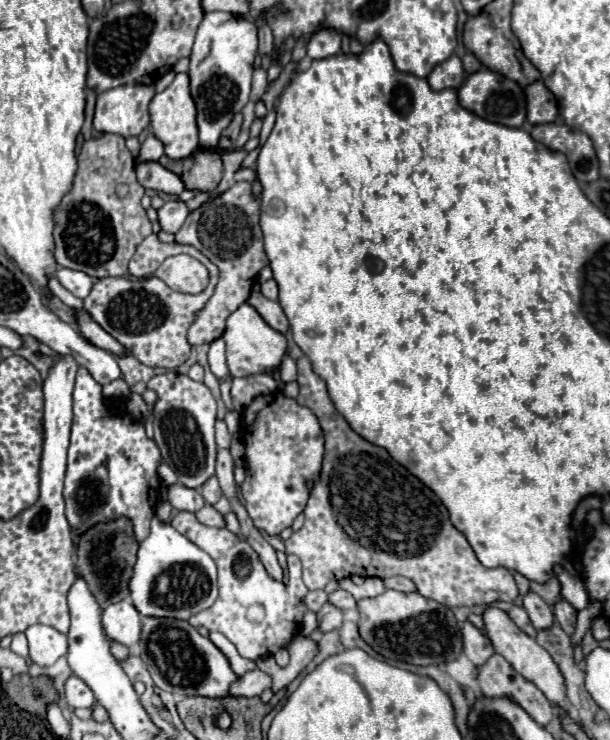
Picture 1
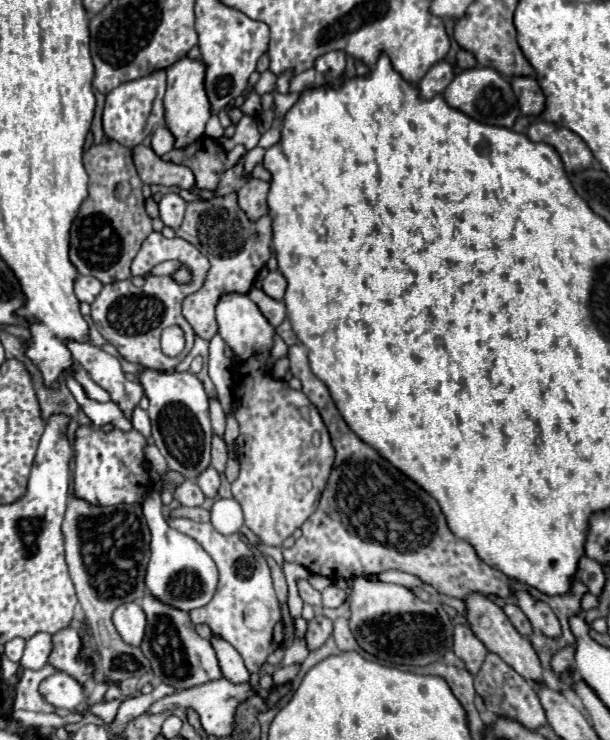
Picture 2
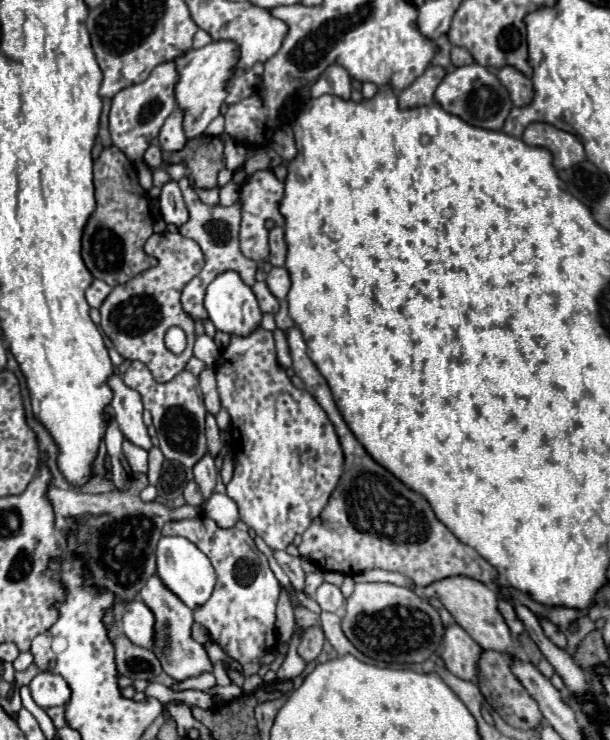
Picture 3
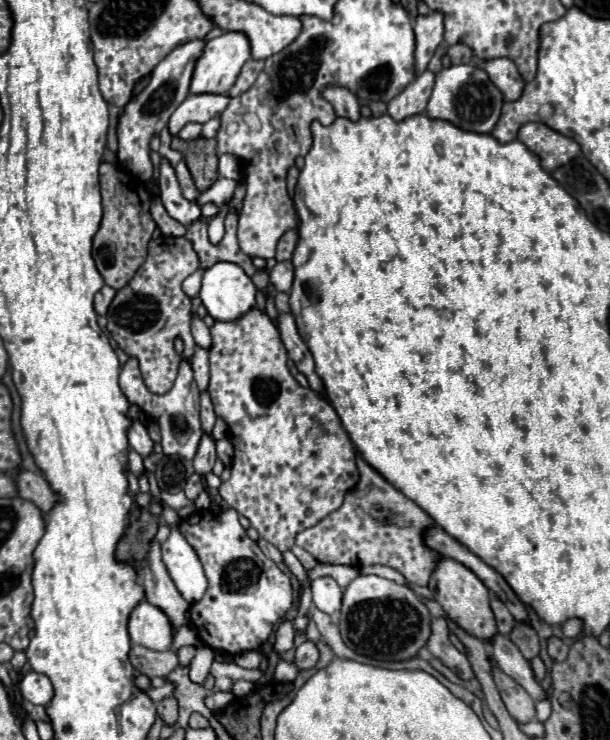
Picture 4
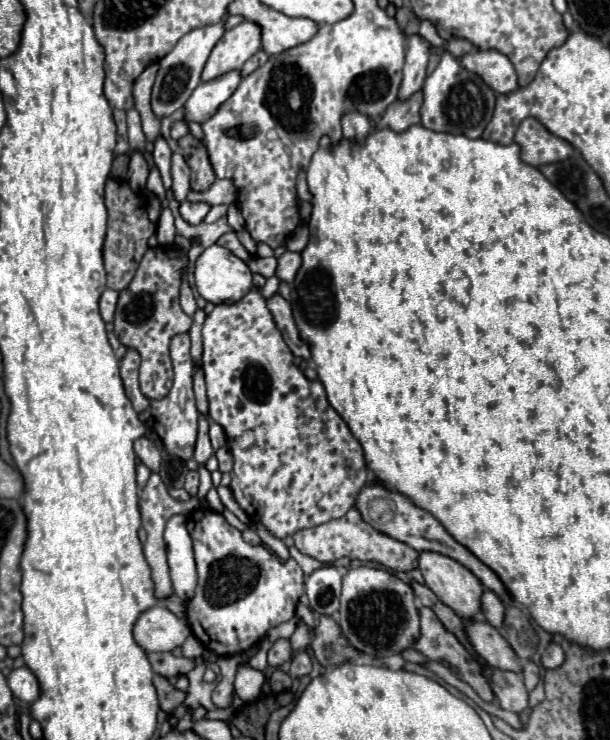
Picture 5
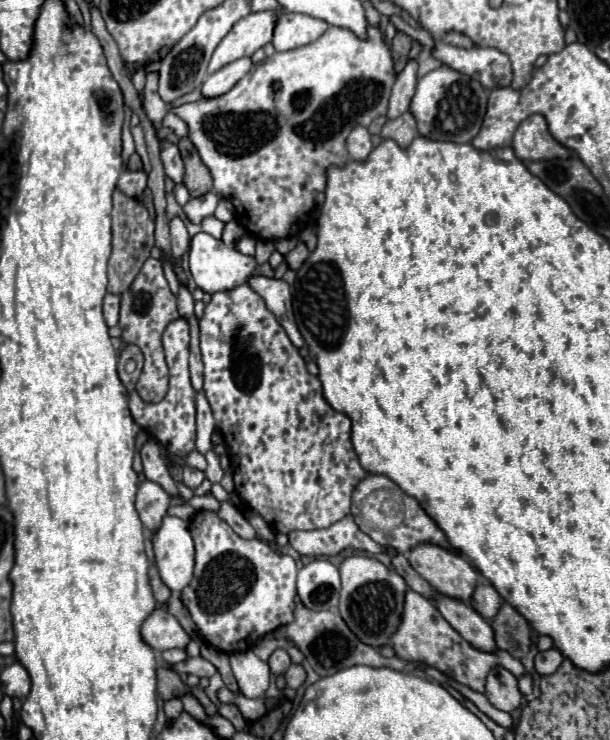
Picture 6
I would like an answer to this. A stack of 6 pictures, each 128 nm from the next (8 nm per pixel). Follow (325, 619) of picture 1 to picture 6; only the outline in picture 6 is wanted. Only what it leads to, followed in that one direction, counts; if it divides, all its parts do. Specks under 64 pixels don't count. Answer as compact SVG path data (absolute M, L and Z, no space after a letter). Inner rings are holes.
M290 664L290 668L284 672L286 682L290 688L298 688L306 680L306 670L302 664Z

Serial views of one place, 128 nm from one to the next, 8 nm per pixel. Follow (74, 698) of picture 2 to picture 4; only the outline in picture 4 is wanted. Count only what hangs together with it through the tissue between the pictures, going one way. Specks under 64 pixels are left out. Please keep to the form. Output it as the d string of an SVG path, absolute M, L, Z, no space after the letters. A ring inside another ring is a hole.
M38 672L24 674L24 678L18 684L18 688L20 688L24 700L28 700L32 704L46 706L54 696L54 688L52 688L50 678L44 676L44 674L38 674Z

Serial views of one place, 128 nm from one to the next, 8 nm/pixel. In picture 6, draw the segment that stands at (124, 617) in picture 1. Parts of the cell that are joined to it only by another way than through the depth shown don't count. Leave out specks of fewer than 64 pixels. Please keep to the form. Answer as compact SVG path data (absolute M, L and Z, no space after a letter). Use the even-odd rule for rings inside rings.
M156 608L142 624L140 628L142 640L158 652L170 650L170 648L186 648L190 642L190 636L184 632L180 622L164 608Z

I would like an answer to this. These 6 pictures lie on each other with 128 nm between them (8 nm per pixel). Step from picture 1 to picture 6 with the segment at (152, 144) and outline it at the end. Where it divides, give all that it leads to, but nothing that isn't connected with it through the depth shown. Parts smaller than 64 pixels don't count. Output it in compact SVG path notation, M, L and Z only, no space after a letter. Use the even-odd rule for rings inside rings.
M240 58L240 60L236 60L228 66L224 66L222 70L210 74L200 88L202 98L218 98L218 96L226 94L228 90L232 90L232 86L242 76L246 76L250 72L250 68L252 68L252 60L250 58Z

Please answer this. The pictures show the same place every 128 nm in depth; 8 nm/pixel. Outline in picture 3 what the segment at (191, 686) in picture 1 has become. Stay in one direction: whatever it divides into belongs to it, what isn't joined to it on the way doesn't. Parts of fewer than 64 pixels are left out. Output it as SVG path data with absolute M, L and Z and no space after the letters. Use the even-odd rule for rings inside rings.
M154 574L148 584L142 588L140 592L144 604L152 610L154 614L154 644L152 644L152 652L156 654L156 658L162 664L162 670L172 676L174 680L186 680L190 676L200 676L204 672L212 672L214 664L208 658L208 652L202 644L198 644L192 638L192 610L178 598L172 596L172 592L168 592L168 588L164 588L164 584L160 584L160 578Z

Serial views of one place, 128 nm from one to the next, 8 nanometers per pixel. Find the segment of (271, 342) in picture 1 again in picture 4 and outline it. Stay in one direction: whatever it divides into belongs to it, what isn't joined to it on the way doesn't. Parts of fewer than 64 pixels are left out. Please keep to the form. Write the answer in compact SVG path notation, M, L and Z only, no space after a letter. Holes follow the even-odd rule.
M220 262L208 268L202 278L200 300L208 314L218 322L242 318L256 306L256 290L246 272L230 262Z

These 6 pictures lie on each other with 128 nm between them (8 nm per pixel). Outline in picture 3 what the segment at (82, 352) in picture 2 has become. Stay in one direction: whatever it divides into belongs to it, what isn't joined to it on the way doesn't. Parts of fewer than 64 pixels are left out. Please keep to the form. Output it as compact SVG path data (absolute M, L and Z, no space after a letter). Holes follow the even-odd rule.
M112 372L106 380L106 384L110 386L112 390L112 408L116 412L116 418L118 418L118 426L122 430L122 434L136 446L144 448L144 450L150 450L152 448L152 440L146 432L146 426L142 422L142 398L140 394L126 386L124 380Z

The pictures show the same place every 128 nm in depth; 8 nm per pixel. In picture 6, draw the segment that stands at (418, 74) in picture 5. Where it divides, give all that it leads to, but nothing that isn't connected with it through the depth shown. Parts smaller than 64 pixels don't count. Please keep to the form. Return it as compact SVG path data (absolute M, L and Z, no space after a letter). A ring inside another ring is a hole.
M408 60L408 64L398 74L396 84L392 88L388 118L396 118L396 116L404 114L410 108L410 100L412 100L412 96L416 92L416 84L418 84L418 62Z

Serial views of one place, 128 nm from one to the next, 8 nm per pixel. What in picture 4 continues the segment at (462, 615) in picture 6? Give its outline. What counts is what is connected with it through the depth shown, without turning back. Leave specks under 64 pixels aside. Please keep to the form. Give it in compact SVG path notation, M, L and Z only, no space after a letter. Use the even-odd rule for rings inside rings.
M496 634L492 640L492 648L494 648L492 658L496 660L496 664L500 664L500 668L508 672L508 676L512 676L536 702L546 698L546 690L534 678L530 662L524 660L524 656L516 648L516 644L512 644L512 640L508 640L502 634Z

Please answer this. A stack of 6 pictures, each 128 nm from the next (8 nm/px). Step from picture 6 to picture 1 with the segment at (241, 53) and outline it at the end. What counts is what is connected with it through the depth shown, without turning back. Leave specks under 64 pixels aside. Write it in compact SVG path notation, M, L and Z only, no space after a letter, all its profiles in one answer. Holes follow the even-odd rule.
M176 74L174 82L160 94L156 94L150 102L150 128L152 134L164 144L164 154L168 158L186 158L198 150L196 136L196 106L192 104L192 96L188 92L188 74Z

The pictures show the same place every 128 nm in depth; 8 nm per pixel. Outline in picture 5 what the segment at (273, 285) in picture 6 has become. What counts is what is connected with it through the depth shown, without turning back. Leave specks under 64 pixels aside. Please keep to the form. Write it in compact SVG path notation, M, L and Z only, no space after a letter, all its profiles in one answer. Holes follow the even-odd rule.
M276 294L274 298L268 300L268 310L272 312L274 322L276 322L278 330L282 332L282 338L284 338L284 342L288 344L290 352L292 352L294 356L300 356L300 358L308 360L308 358L310 358L310 348L308 348L308 344L304 344L304 342L300 340L300 336L298 336L298 328L296 328L296 324L294 324L294 316L292 316L290 304L288 304L280 294Z

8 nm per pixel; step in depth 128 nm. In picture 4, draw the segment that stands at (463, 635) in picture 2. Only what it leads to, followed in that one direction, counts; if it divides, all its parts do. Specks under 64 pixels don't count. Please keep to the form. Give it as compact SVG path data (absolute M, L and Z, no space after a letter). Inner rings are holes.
M434 618L432 620L432 636L428 640L426 646L444 666L448 666L450 670L460 670L460 678L462 680L470 680L474 676L470 662L466 658L466 654L462 654L450 640L450 628L448 622L444 618Z

